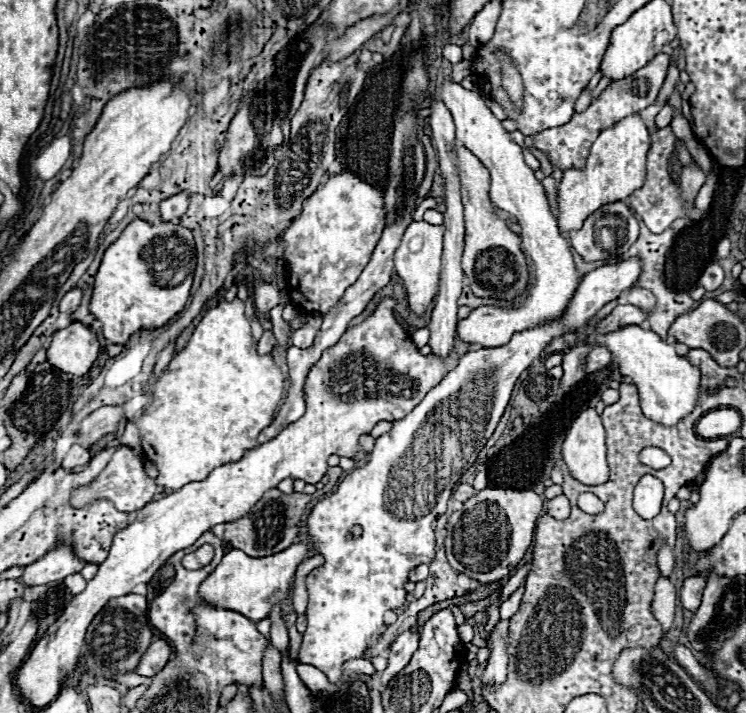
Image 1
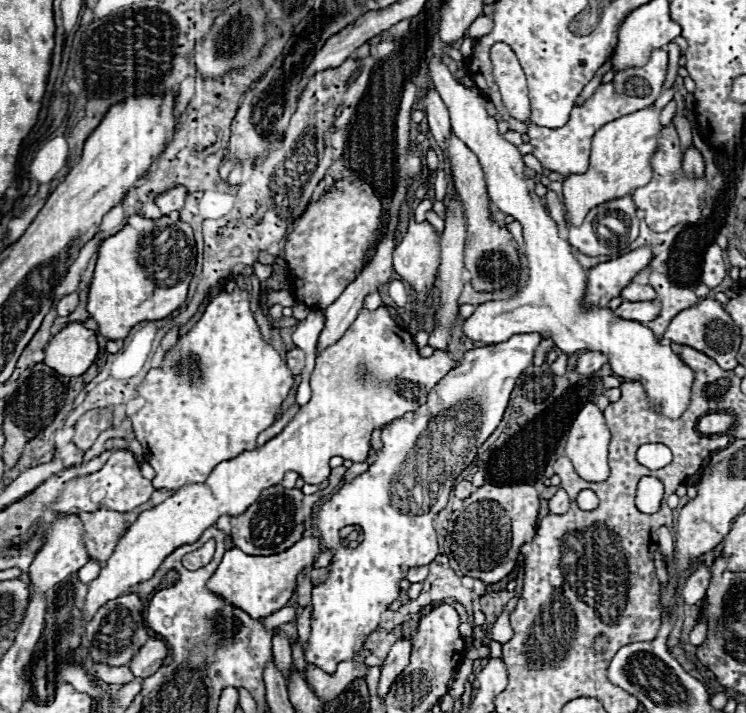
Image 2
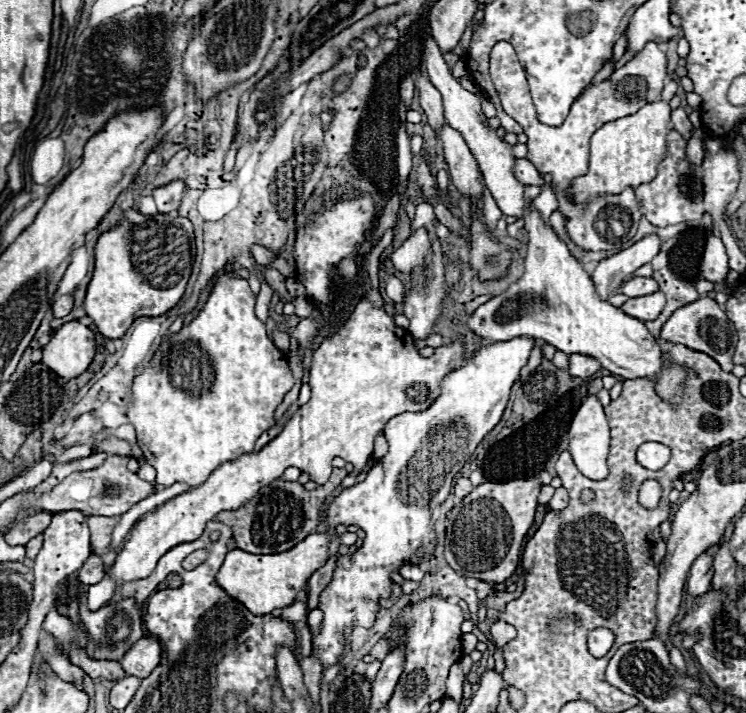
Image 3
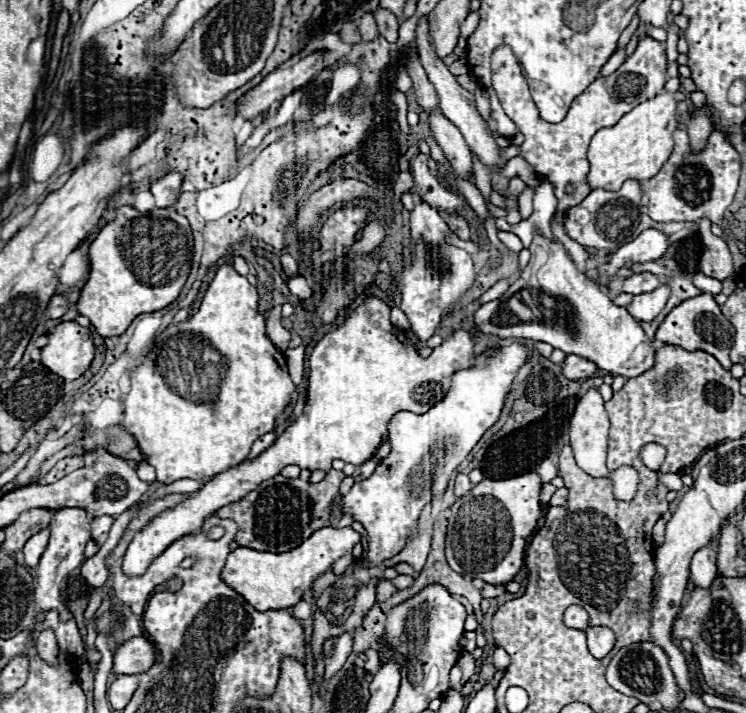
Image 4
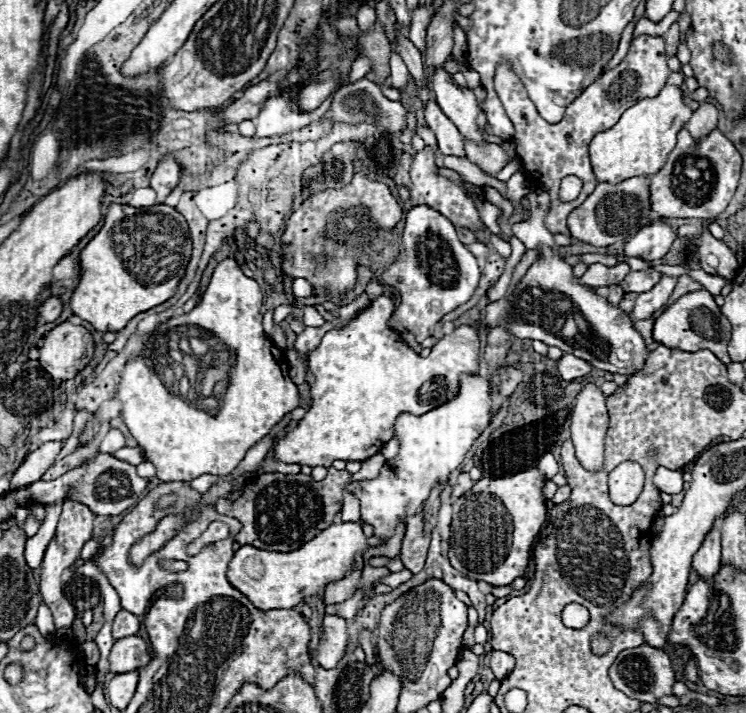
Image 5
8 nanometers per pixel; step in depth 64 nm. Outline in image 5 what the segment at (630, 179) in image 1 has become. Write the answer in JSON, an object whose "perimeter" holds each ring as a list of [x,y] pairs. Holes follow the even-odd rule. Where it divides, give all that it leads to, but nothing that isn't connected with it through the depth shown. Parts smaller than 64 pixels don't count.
{"perimeter":[[[666,84],[662,92],[654,98],[638,100],[632,108],[628,108],[622,118],[608,130],[594,136],[590,142],[590,160],[598,182],[620,184],[632,176],[652,176],[656,174],[666,156],[676,144],[676,134],[684,128],[686,120],[690,120],[692,108],[682,100],[682,88]]]}

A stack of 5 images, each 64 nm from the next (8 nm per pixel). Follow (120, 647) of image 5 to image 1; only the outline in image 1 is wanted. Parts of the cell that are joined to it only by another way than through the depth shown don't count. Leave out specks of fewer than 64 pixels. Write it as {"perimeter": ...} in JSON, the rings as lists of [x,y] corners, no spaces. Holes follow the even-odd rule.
{"perimeter":[[[156,640],[144,652],[144,656],[142,656],[142,660],[140,660],[140,664],[136,666],[134,672],[140,674],[140,676],[148,676],[150,678],[150,676],[154,676],[156,672],[160,672],[166,666],[170,654],[172,654],[170,644],[166,640]]]}

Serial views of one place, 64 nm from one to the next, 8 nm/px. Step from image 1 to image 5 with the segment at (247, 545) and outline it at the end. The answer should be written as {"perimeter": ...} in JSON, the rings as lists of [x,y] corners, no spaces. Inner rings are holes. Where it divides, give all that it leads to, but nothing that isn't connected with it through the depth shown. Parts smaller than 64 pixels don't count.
{"perimeter":[[[330,468],[328,476],[320,482],[302,472],[262,474],[250,484],[248,490],[244,490],[244,494],[238,498],[216,500],[214,508],[224,516],[232,516],[242,522],[242,530],[236,534],[238,544],[252,544],[270,552],[292,552],[334,524],[342,512],[344,488],[350,476],[350,472],[336,468]]]}

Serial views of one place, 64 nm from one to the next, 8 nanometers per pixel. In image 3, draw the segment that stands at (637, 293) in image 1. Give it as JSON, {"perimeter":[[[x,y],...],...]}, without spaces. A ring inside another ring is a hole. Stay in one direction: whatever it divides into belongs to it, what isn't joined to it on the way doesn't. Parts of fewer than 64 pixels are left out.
{"perimeter":[[[632,278],[632,280],[626,280],[622,284],[622,292],[630,298],[654,294],[656,290],[658,290],[658,284],[656,284],[654,278]]]}

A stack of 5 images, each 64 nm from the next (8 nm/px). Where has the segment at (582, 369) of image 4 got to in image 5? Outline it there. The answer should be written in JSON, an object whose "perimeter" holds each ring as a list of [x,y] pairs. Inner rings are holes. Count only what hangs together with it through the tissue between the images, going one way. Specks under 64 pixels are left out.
{"perimeter":[[[564,354],[564,356],[556,362],[556,368],[558,368],[560,376],[562,376],[564,380],[568,380],[568,382],[574,380],[574,378],[586,376],[586,374],[592,370],[592,366],[590,366],[586,360],[576,358],[574,354]]]}

